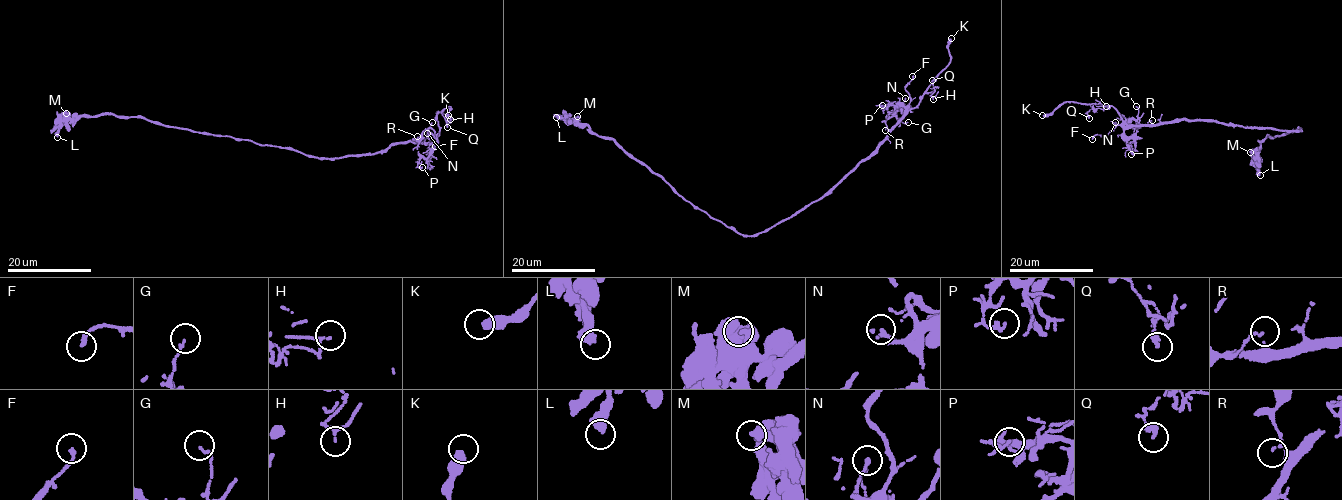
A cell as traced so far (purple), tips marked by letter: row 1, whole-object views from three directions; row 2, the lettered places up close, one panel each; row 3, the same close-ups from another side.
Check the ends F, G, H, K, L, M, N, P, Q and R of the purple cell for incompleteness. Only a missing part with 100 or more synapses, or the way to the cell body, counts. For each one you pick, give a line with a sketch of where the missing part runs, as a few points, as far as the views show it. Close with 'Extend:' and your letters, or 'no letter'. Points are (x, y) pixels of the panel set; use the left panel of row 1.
Extend: K

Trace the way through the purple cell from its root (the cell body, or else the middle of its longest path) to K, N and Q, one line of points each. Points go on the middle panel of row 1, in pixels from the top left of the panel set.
K: (763, 230), (826, 195), (860, 163), (874, 155), (901, 118), (916, 107), (923, 93), (948, 64), (951, 38)
N: (763, 230), (826, 195), (860, 163), (874, 155), (908, 109), (903, 107), (905, 98)
Q: (763, 230), (826, 195), (860, 163), (874, 155), (906, 112), (916, 107), (923, 93), (933, 84), (932, 80)

